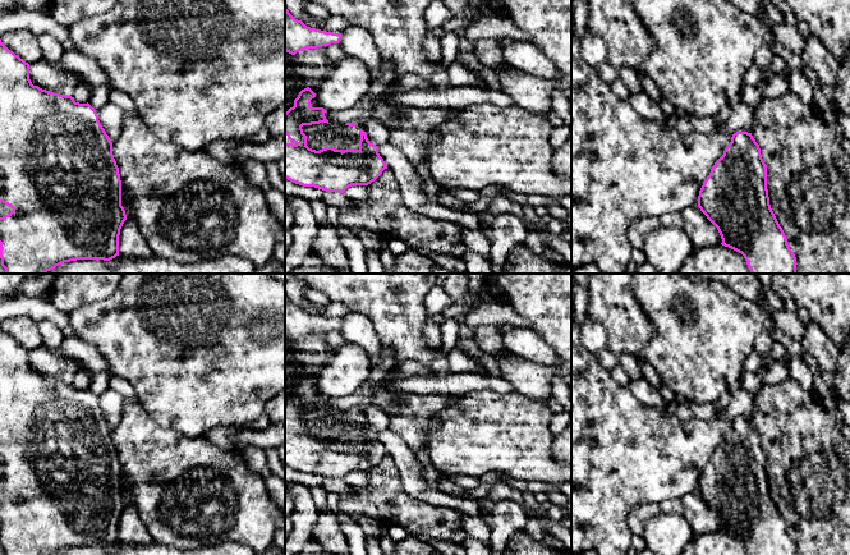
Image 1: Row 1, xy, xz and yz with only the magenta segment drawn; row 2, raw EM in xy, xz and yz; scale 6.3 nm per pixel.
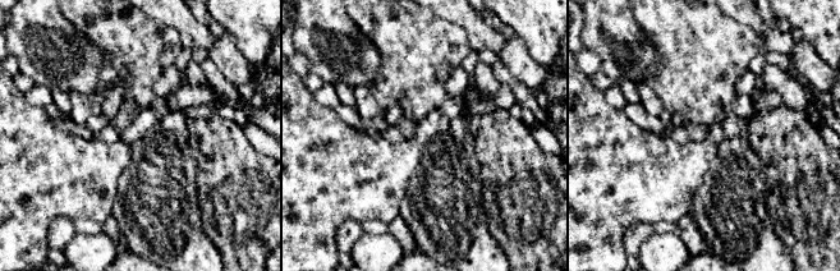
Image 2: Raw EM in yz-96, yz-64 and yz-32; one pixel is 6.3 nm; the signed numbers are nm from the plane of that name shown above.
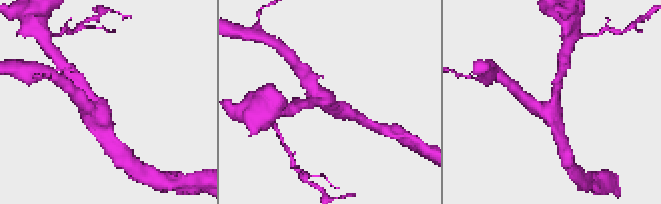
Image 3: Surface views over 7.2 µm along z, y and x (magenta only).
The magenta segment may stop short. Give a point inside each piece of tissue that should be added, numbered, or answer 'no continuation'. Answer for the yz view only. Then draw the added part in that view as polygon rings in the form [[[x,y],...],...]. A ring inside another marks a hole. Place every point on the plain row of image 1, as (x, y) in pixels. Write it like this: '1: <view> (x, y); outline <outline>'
no continuation

